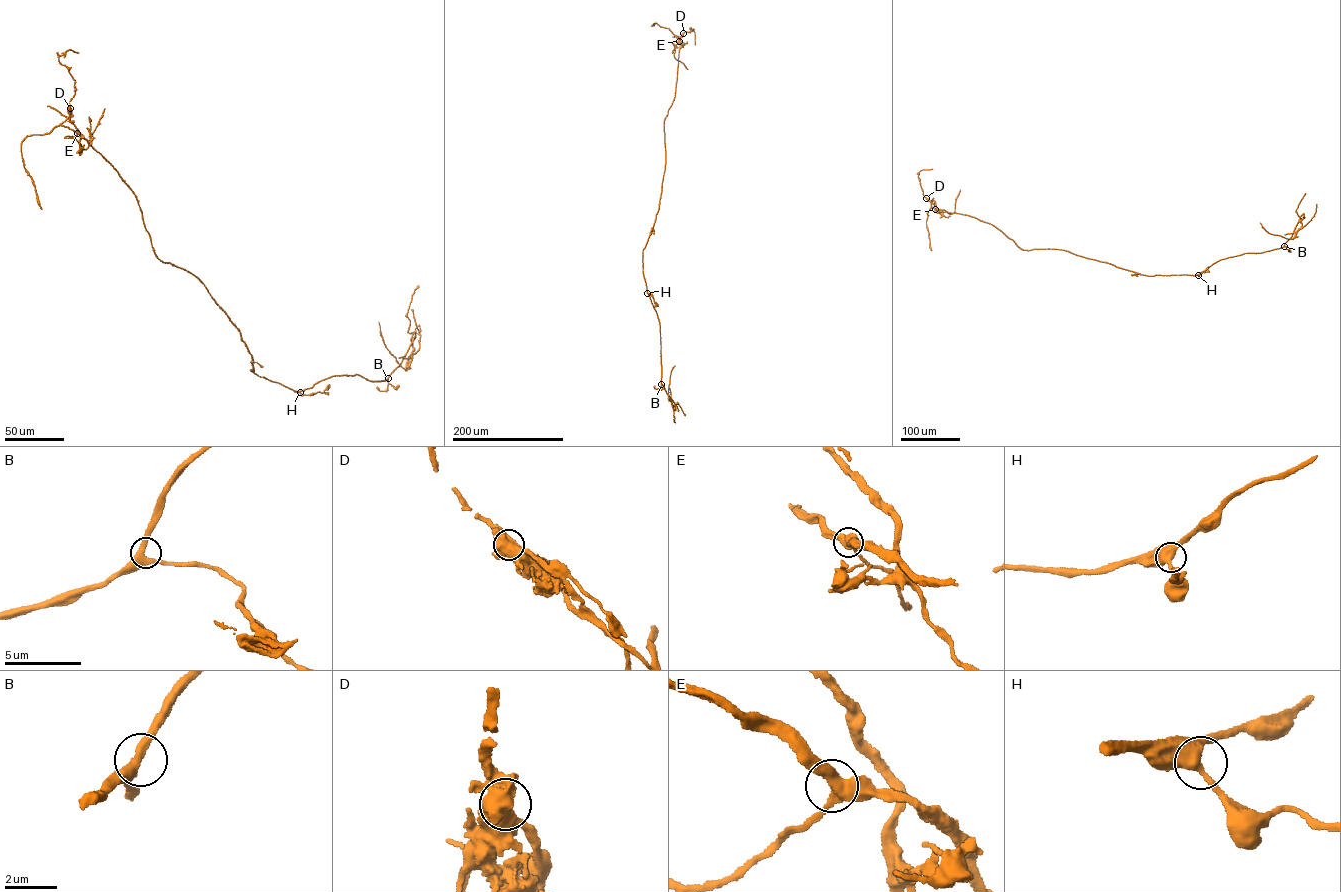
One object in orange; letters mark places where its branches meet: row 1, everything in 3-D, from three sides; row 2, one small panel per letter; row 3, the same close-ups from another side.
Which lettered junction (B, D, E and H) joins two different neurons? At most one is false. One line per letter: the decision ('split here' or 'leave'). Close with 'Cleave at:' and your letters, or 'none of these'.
B: leave
D: split here
E: leave
H: leave
Cleave at: D

